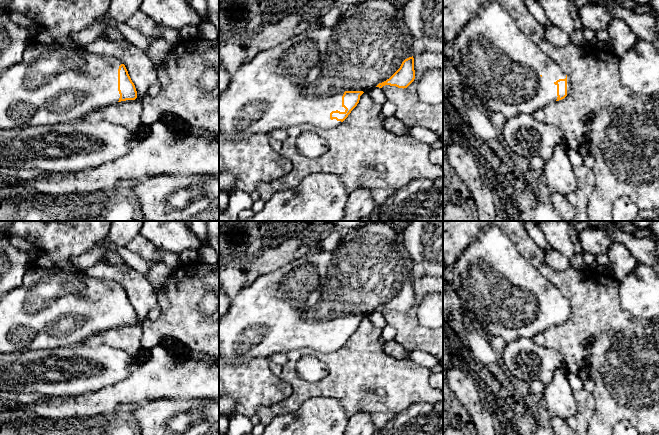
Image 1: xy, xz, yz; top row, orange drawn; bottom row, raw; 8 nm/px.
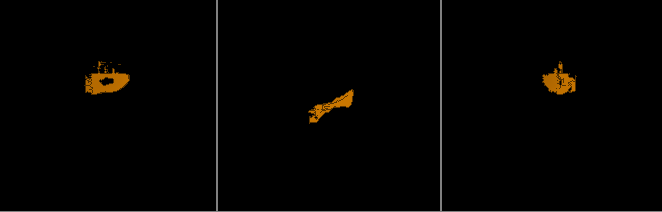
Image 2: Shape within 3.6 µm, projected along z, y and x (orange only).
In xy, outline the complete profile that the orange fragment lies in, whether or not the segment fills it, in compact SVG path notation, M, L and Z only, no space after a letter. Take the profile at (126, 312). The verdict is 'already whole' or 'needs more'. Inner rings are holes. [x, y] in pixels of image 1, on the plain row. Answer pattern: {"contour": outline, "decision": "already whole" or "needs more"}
{"contour": "M30 267L23 277L23 283L0 298L0 352L27 352L82 345L86 339L99 332L136 322L135 309L119 283L91 277L83 271L73 269Z", "decision": "needs more"}

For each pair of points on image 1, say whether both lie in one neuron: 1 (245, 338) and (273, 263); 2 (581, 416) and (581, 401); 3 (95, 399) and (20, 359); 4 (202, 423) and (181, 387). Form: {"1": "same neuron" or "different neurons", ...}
{"1": "different neurons", "2": "same neuron", "3": "different neurons", "4": "different neurons"}

